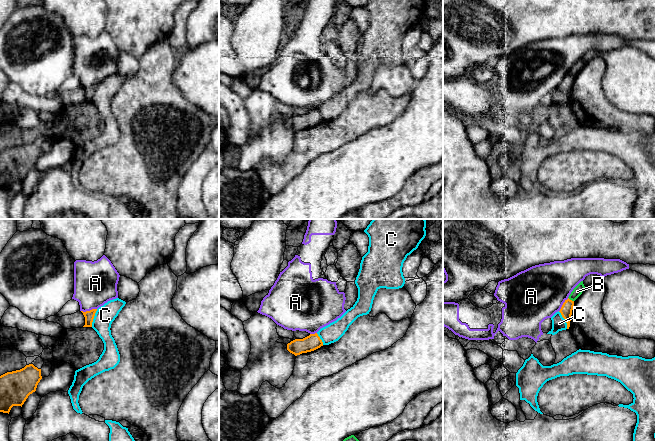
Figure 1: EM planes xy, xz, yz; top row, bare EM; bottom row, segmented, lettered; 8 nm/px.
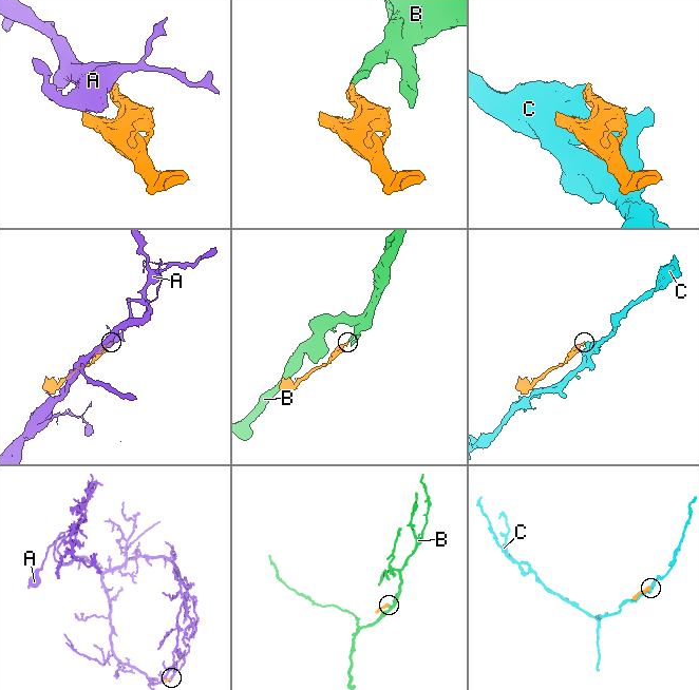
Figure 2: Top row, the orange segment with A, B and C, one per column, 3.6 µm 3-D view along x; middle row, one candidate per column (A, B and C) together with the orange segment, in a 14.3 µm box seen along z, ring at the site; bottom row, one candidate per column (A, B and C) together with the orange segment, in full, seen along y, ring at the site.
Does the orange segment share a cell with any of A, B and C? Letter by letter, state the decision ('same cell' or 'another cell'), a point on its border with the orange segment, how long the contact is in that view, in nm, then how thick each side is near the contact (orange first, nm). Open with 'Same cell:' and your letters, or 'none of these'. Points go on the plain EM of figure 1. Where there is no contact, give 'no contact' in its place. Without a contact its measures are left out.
Same cell: none of these
A: another cell; contact xy (88, 87); length 130 nm; calibres 80 and 360 nm
B: another cell; contact yz (571, 76); length 60 nm; calibres 100 and 80 nm
C: another cell; contact xy (93, 94); length 150 nm; calibres 80 and 160 nm

